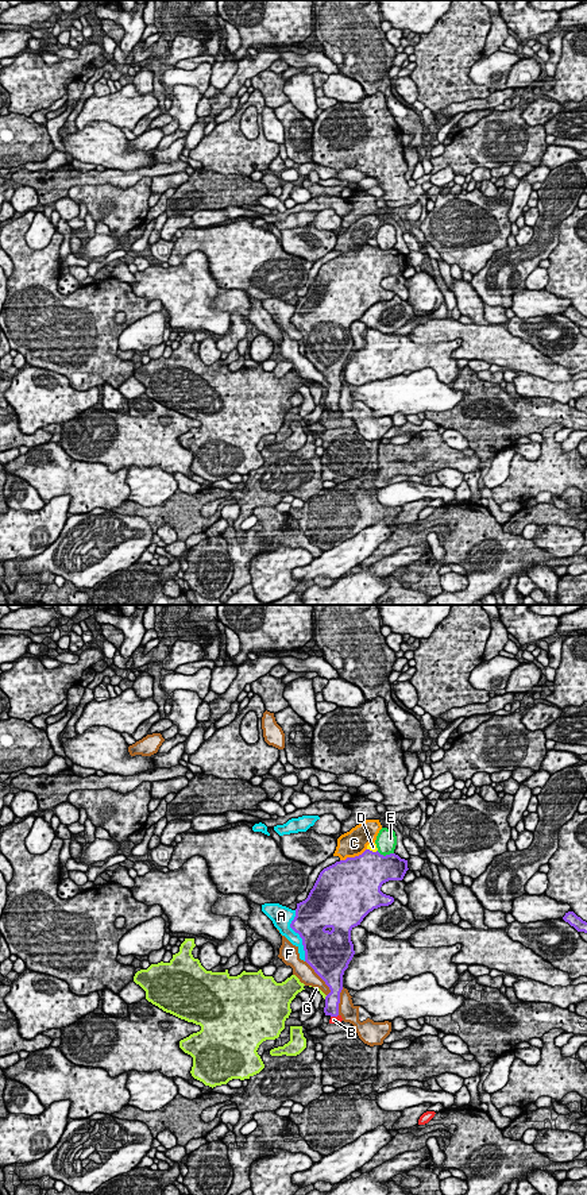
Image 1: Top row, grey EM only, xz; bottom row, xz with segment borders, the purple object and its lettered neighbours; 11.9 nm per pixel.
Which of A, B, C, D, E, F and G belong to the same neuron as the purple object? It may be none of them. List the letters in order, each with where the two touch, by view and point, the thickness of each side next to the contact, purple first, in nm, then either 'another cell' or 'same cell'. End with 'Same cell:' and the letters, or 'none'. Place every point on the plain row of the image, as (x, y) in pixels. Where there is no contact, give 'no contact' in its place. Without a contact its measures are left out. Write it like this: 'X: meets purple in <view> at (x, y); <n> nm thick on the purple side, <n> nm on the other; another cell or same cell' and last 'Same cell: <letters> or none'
A: meets purple in xz at (300, 331); 400 nm thick on the purple side, 160 nm on the other; another cell
B: meets purple in xz at (333, 411); 180 nm thick on the purple side, 100 nm on the other; same cell
C: meets purple in xz at (352, 253); 500 nm thick on the purple side, 320 nm on the other; another cell
D: meets purple in xz at (371, 246); 460 nm thick on the purple side, 100 nm on the other; another cell
E: meets purple in xz at (386, 250); 440 nm thick on the purple side, 260 nm on the other; another cell
F: meets purple in xz at (320, 372); 460 nm thick on the purple side, 220 nm on the other; another cell
G: meets purple in xz at (325, 392); 220 nm thick on the purple side, 50 nm on the other; another cell
Same cell: B

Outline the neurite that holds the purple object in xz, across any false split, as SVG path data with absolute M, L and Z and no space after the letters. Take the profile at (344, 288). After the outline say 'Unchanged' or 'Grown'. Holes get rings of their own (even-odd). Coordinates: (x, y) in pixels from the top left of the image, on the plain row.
M366 244L359 251L347 253L324 263L308 293L297 298L296 312L290 323L302 334L305 356L331 385L325 392L324 402L325 410L331 412L329 419L343 416L339 409L343 370L355 350L351 325L360 320L363 313L374 304L394 297L394 293L383 289L381 282L389 275L402 275L408 265L408 255L395 248L383 251L378 246Z. Grown

